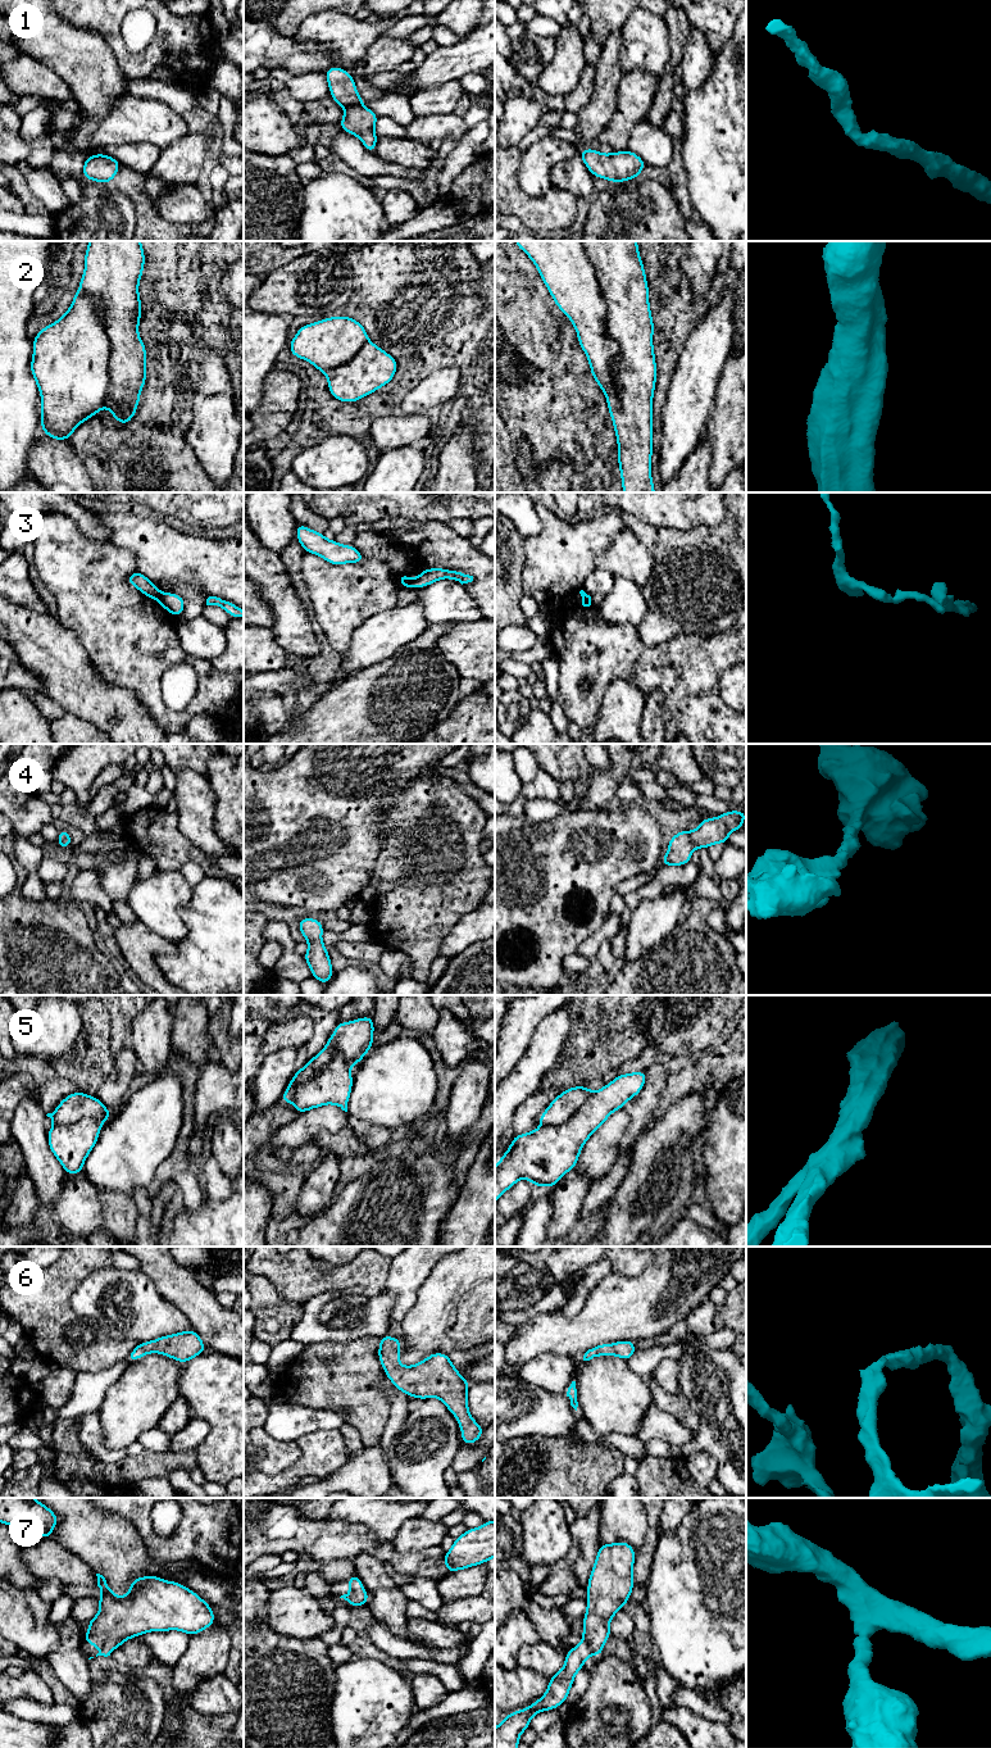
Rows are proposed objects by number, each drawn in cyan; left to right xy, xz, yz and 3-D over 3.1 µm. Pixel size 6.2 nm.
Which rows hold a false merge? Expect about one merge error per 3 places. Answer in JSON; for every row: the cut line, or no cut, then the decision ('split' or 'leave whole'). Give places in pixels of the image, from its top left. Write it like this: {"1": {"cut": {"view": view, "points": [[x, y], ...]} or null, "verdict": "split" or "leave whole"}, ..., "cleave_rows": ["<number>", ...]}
{"1": {"cut": null, "verdict": "leave whole"}, "2": {"cut": {"view": "yz", "points": [[581, 241], [618, 345], [607, 395]]}, "verdict": "split"}, "3": {"cut": {"view": "xy", "points": [[162, 593], [157, 599]]}, "verdict": "split"}, "4": {"cut": null, "verdict": "leave whole"}, "5": {"cut": {"view": "xz", "points": [[351, 1065], [335, 1056], [295, 1086], [291, 1102]]}, "verdict": "split"}, "6": {"cut": null, "verdict": "leave whole"}, "7": {"cut": null, "verdict": "leave whole"}, "cleave_rows": ["2", "3", "5"]}

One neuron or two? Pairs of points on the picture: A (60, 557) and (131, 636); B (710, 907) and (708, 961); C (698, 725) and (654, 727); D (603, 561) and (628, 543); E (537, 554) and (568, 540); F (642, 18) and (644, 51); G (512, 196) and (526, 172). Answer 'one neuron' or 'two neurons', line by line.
A: one neuron
B: one neuron
C: two neurons
D: one neuron
E: one neuron
F: one neuron
G: two neurons

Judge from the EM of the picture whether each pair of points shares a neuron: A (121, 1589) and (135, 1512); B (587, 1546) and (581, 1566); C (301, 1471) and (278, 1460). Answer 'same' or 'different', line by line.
A: different
B: same
C: different

